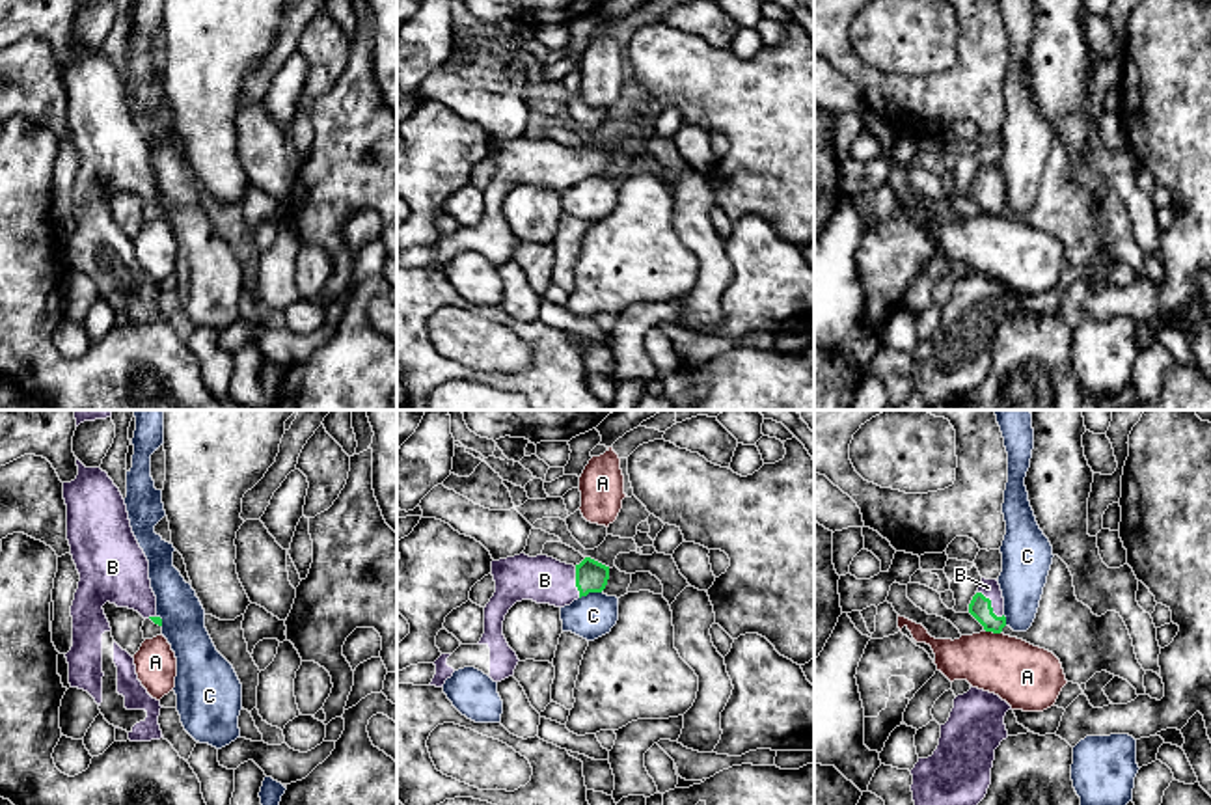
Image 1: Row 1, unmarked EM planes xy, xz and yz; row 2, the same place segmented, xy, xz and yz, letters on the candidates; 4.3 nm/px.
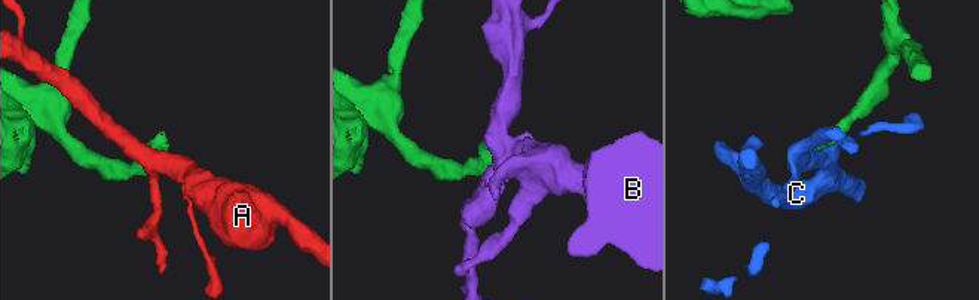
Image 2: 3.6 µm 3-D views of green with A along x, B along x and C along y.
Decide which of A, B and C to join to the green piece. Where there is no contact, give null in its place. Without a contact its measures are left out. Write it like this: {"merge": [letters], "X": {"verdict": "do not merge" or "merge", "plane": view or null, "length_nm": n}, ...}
{"merge": ["B"], "A": {"verdict": "do not merge", "plane": "yz", "length_nm": 70}, "B": {"verdict": "merge", "plane": "yz", "length_nm": 160}, "C": {"verdict": "do not merge", "plane": "xz", "length_nm": 100}}

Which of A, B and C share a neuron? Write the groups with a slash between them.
A / B / C

